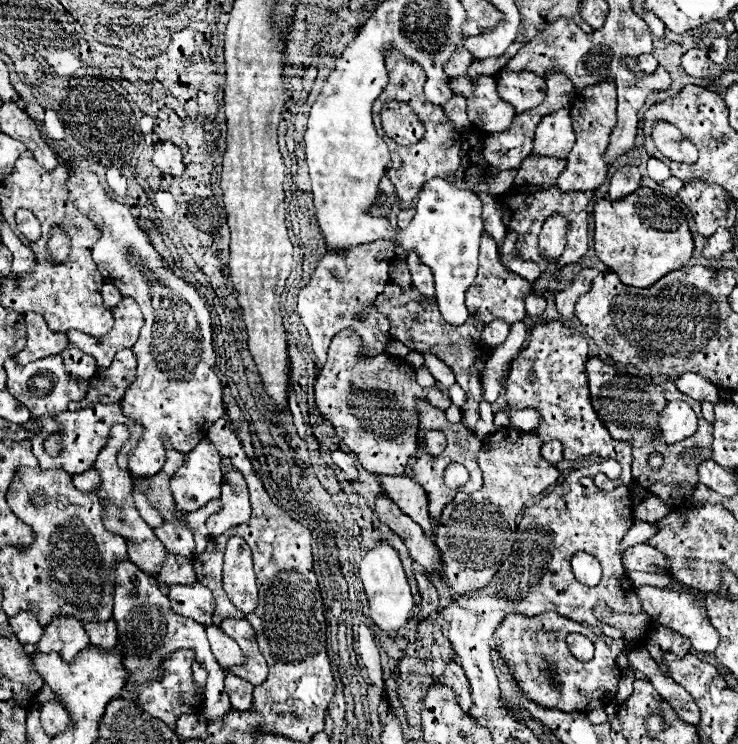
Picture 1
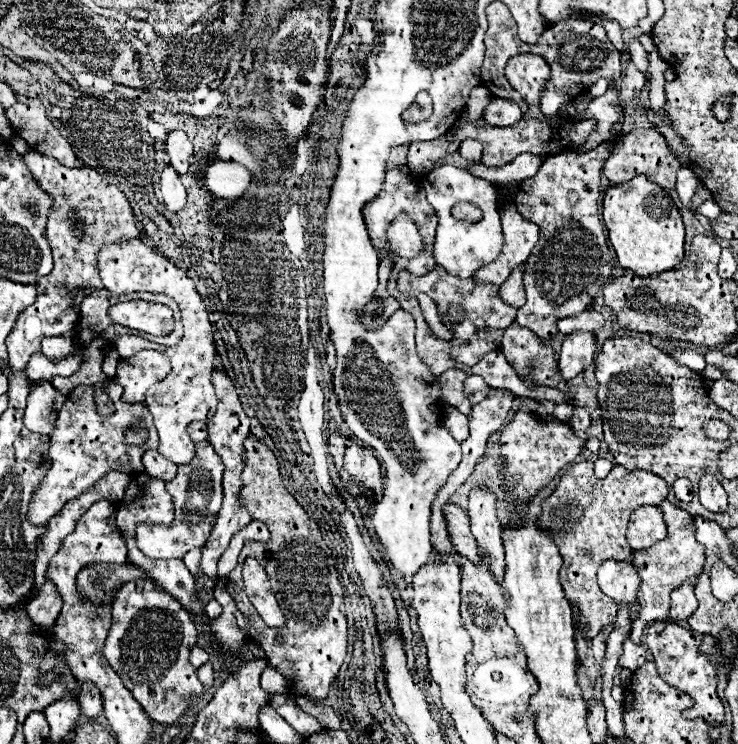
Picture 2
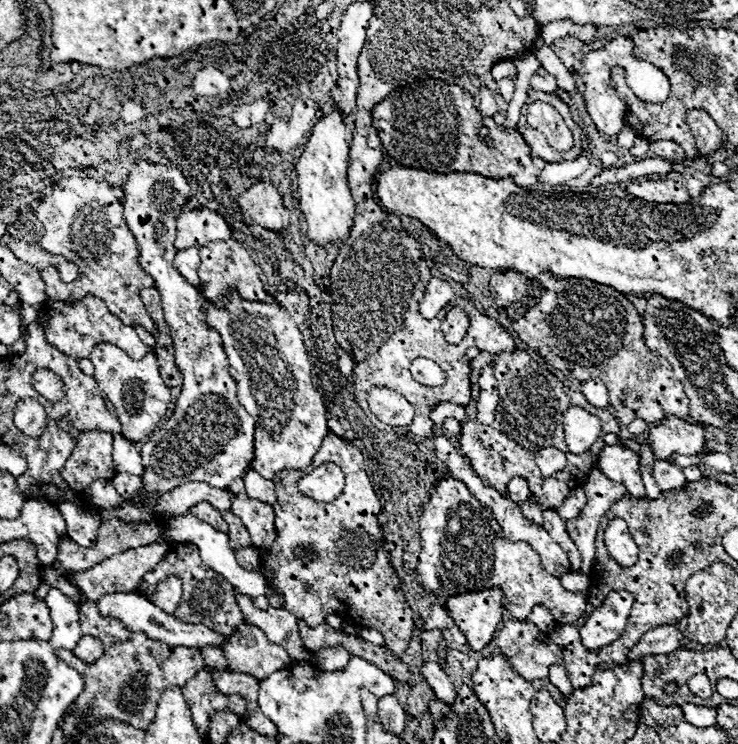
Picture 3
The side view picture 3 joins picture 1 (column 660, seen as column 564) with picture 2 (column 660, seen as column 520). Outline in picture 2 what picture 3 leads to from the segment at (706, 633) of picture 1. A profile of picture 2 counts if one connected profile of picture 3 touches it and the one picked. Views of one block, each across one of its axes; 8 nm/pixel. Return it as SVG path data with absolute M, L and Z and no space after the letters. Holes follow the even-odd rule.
M662 502L660 510L664 514L664 520L668 524L668 536L662 542L656 542L654 546L646 550L636 550L634 552L634 566L638 566L640 574L640 588L638 588L638 600L642 606L640 616L632 624L630 640L640 644L642 630L650 626L656 620L666 620L668 610L670 610L670 592L680 588L684 582L696 584L702 568L704 568L704 546L696 542L696 528L692 526L692 516L686 516L682 510L668 510L674 506L668 506L670 502Z

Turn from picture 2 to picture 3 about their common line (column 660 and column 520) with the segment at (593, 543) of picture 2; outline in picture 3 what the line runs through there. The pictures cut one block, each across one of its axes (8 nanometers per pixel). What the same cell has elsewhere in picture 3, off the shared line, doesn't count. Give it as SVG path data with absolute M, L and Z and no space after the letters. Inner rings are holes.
M520 477L513 478L508 484L508 498L514 502L524 502L528 500L528 484L526 480Z

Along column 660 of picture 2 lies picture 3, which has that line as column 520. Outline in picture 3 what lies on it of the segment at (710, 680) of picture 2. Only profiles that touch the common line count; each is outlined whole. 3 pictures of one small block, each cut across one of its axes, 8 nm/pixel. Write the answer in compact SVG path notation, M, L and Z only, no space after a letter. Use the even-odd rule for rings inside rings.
M516 618L506 620L500 626L494 642L502 650L502 656L508 660L510 668L516 674L520 674L524 680L548 678L550 666L552 664L562 664L562 650L542 630L538 630L532 622L524 622L524 620L516 620Z

